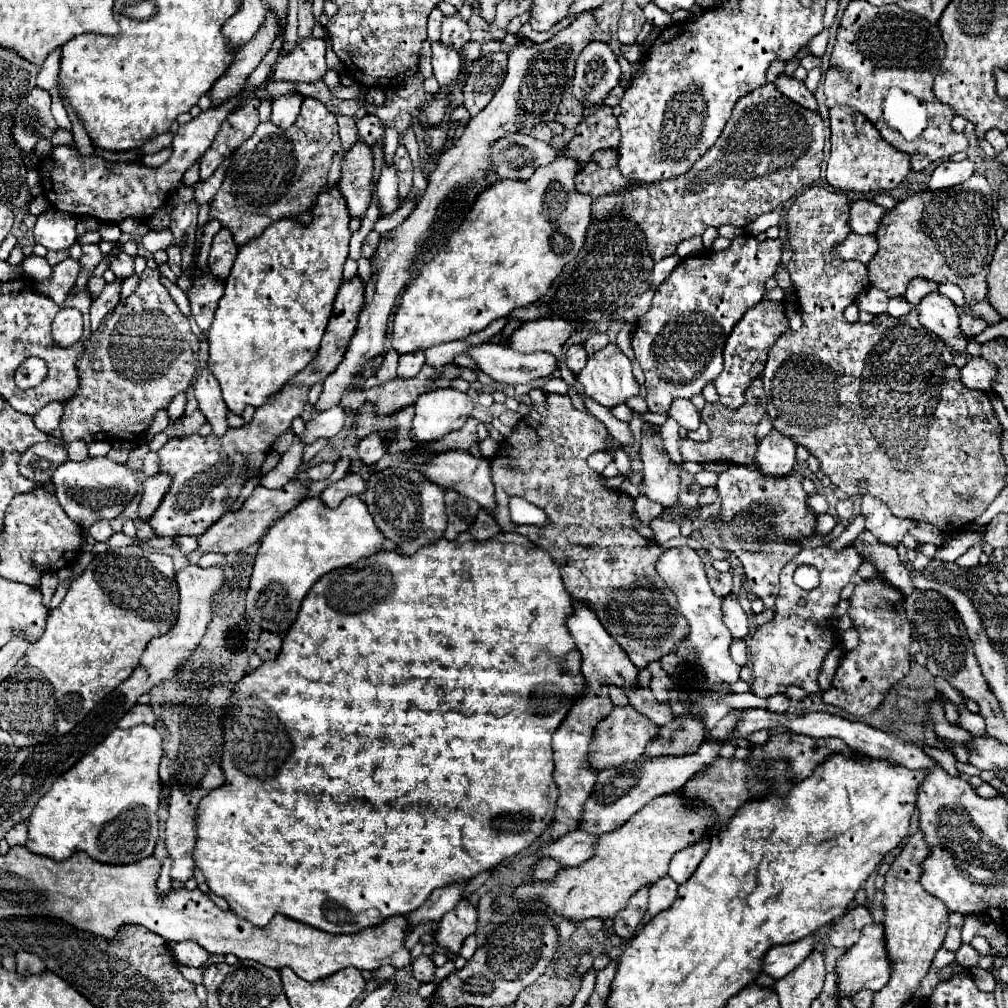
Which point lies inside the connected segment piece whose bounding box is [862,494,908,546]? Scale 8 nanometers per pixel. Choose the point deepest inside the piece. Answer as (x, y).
(890, 530)

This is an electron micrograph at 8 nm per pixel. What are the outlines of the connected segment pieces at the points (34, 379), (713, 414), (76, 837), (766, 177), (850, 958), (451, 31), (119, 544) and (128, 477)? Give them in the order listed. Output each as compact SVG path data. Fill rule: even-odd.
M28 358L20 364L20 368L16 370L16 386L20 390L28 390L34 388L36 384L40 384L46 376L46 364L40 358Z
M758 376L750 388L746 390L746 400L740 408L730 410L720 402L706 402L704 410L700 412L702 420L710 428L710 440L708 442L694 442L690 438L680 438L680 452L682 460L690 462L728 462L728 464L754 464L756 452L758 452L758 442L756 442L756 430L760 420L766 416L766 394L762 388L762 376Z
M134 726L128 730L116 728L78 764L62 772L52 788L38 800L28 818L26 848L34 854L64 860L74 852L86 852L90 858L104 864L132 864L152 856L158 840L158 804L160 804L160 778L158 764L162 756L162 736L154 726Z
M764 84L760 88L756 88L754 92L742 96L734 110L732 110L732 116L730 120L726 122L720 138L716 140L716 144L710 148L710 152L706 152L698 164L694 164L694 168L690 172L686 172L686 176L678 176L678 180L662 180L662 184L638 184L636 180L626 180L620 172L618 172L618 152L616 148L614 150L598 150L592 154L592 160L578 172L576 176L576 184L578 184L578 192L590 192L594 196L594 216L592 220L596 218L602 218L602 216L610 216L610 212L622 212L624 216L628 216L630 220L634 220L636 224L640 224L644 236L646 236L646 244L648 244L648 250L650 250L650 256L658 262L662 260L664 256L670 256L676 252L676 246L682 242L682 240L690 240L692 236L700 236L708 226L714 226L714 228L720 228L722 224L732 224L736 228L744 228L746 224L750 224L752 220L756 220L758 216L766 214L766 212L772 212L776 206L784 204L786 200L792 200L796 196L800 196L806 188L810 188L818 178L820 178L820 162L822 162L822 150L824 150L824 122L820 118L818 112L812 112L808 108L802 108L800 104L792 102L790 98L784 98L776 88L774 84Z
M870 924L862 930L860 940L850 946L838 960L836 960L836 988L838 996L854 996L854 992L860 992L864 988L868 990L880 990L886 986L890 978L890 964L886 960L886 948L884 948L884 928L882 924Z
M460 14L446 16L442 22L442 38L440 42L446 48L454 48L456 52L462 52L462 46L470 40L470 28L468 24L460 18Z
M123 532L114 533L107 541L112 548L122 548L127 546L139 546L140 542L136 538L126 536Z
M104 456L88 458L82 462L66 460L54 470L52 482L56 484L56 498L60 506L82 528L90 528L100 518L116 518L138 492L136 474L128 466L116 464Z

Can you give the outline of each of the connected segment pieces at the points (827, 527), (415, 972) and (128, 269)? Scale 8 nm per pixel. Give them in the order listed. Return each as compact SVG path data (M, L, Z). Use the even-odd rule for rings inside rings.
M820 514L818 516L818 536L830 534L832 528L834 528L834 516L832 514Z
M422 954L420 958L416 958L414 964L412 964L412 976L414 976L418 982L422 982L422 984L434 982L434 980L436 980L434 972L436 972L436 966L434 966L432 958L428 958L428 956L424 956L424 954Z
M120 252L116 258L112 258L110 262L110 270L120 278L120 280L126 280L134 274L134 258Z

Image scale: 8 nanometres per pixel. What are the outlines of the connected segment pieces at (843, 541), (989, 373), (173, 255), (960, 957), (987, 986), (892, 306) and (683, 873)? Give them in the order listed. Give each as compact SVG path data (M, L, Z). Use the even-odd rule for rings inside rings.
M858 514L858 516L856 516L856 518L846 526L846 530L842 532L842 536L830 542L830 546L834 546L834 549L840 550L840 548L848 546L848 544L850 544L850 540L856 540L856 538L858 538L858 534L860 534L862 530L864 530L864 516L862 516L862 514Z
M968 358L966 366L962 368L962 376L960 380L964 382L966 388L976 388L976 390L982 390L982 392L988 392L990 390L990 380L994 378L994 364L986 362L984 358Z
M172 244L172 246L168 246L168 264L170 264L170 268L172 268L172 272L176 274L176 276L180 276L182 274L182 268L180 268L180 246L178 244Z
M962 944L956 952L956 962L962 964L964 968L972 968L978 964L978 960L982 958L982 954L972 946L972 944Z
M972 968L970 970L976 986L982 990L982 992L994 992L994 986L996 986L996 980L992 976L990 970L984 970L984 968Z
M896 296L896 298L890 298L886 312L888 312L890 316L902 316L902 314L910 312L910 308L912 308L912 306L906 302L904 296Z
M702 840L698 844L690 844L688 848L682 848L674 854L668 874L674 878L676 884L686 882L694 874L694 870L702 862L706 850L708 850L708 840Z

